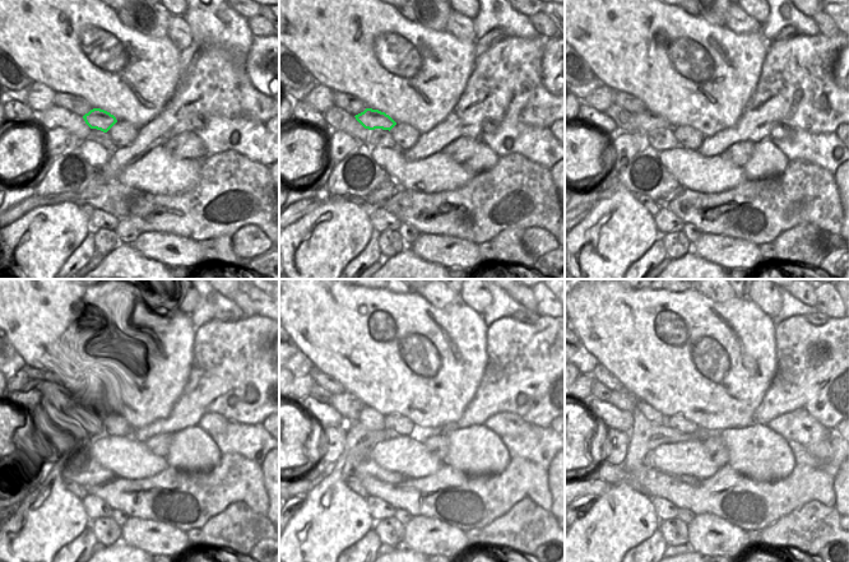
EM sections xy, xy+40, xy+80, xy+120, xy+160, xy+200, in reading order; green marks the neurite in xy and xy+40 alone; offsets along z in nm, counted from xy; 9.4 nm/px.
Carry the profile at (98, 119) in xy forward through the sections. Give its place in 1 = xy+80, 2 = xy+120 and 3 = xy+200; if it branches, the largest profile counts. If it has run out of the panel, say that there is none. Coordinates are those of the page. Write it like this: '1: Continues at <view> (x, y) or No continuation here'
1: Continues at xy+80 (646, 121)
2: Continues at xy+120 (66, 408)
3: Continues at xy+200 (622, 399)

